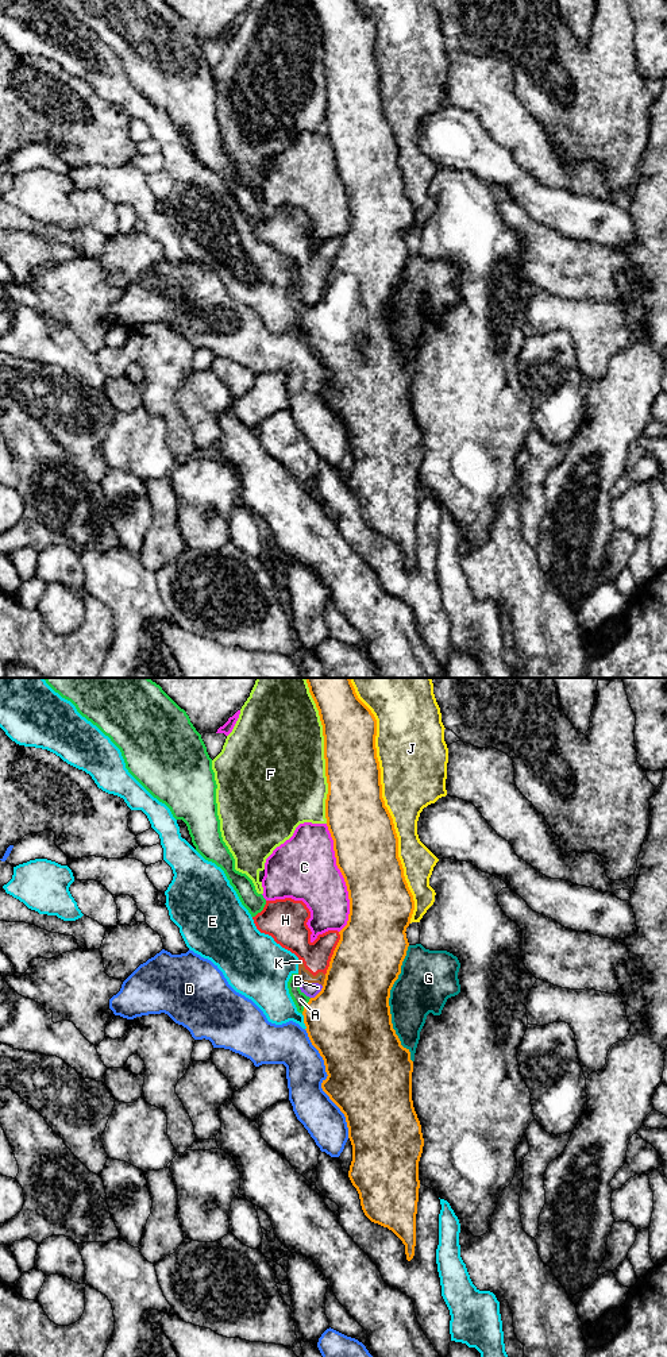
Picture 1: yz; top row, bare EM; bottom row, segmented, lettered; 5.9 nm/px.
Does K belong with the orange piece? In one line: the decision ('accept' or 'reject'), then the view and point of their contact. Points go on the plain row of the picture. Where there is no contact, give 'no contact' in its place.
reject | yz (324, 289)

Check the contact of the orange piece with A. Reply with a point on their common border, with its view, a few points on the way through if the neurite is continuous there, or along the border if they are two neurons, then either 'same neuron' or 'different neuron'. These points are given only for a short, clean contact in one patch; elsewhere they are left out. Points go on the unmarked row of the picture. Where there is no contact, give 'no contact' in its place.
meets orange in yz at (305, 315); runs through yz (344, 330), (327, 326), (305, 315), (300, 308); same neuron

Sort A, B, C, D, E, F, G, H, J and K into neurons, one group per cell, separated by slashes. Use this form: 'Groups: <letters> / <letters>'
Groups: A / B G H K / C / D / E / F / J

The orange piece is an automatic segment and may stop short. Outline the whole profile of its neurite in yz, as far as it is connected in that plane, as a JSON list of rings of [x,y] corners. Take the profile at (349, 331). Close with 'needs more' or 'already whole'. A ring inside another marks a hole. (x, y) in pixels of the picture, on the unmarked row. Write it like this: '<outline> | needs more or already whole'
[[[309,0],[309,1],[316,12],[320,30],[323,34],[325,85],[328,92],[328,103],[325,108],[325,127],[327,127],[328,139],[334,149],[336,174],[340,178],[347,194],[348,208],[350,208],[350,223],[348,223],[347,234],[339,240],[340,248],[331,266],[321,300],[315,307],[306,305],[300,298],[298,282],[292,282],[288,290],[288,297],[297,316],[297,320],[304,324],[304,332],[306,335],[305,339],[308,342],[308,346],[312,354],[319,359],[320,365],[324,369],[325,381],[328,385],[325,389],[323,389],[321,397],[346,425],[346,431],[348,436],[348,447],[352,454],[352,470],[350,474],[348,486],[359,502],[362,518],[371,531],[378,532],[383,536],[388,536],[402,550],[402,552],[405,554],[406,568],[410,570],[415,564],[415,555],[416,555],[416,523],[417,523],[419,497],[420,497],[419,470],[423,462],[424,447],[421,442],[421,433],[415,420],[413,409],[412,409],[413,370],[410,369],[409,358],[401,354],[401,350],[396,343],[396,339],[393,338],[389,307],[390,307],[390,298],[394,290],[398,288],[398,284],[401,282],[401,274],[409,255],[405,240],[410,232],[410,227],[415,219],[415,209],[408,196],[408,192],[405,189],[404,177],[398,166],[398,146],[394,138],[393,127],[388,116],[385,115],[385,109],[382,107],[381,77],[379,77],[379,70],[377,66],[377,57],[375,57],[377,28],[374,23],[358,7],[355,0]]] | needs more

